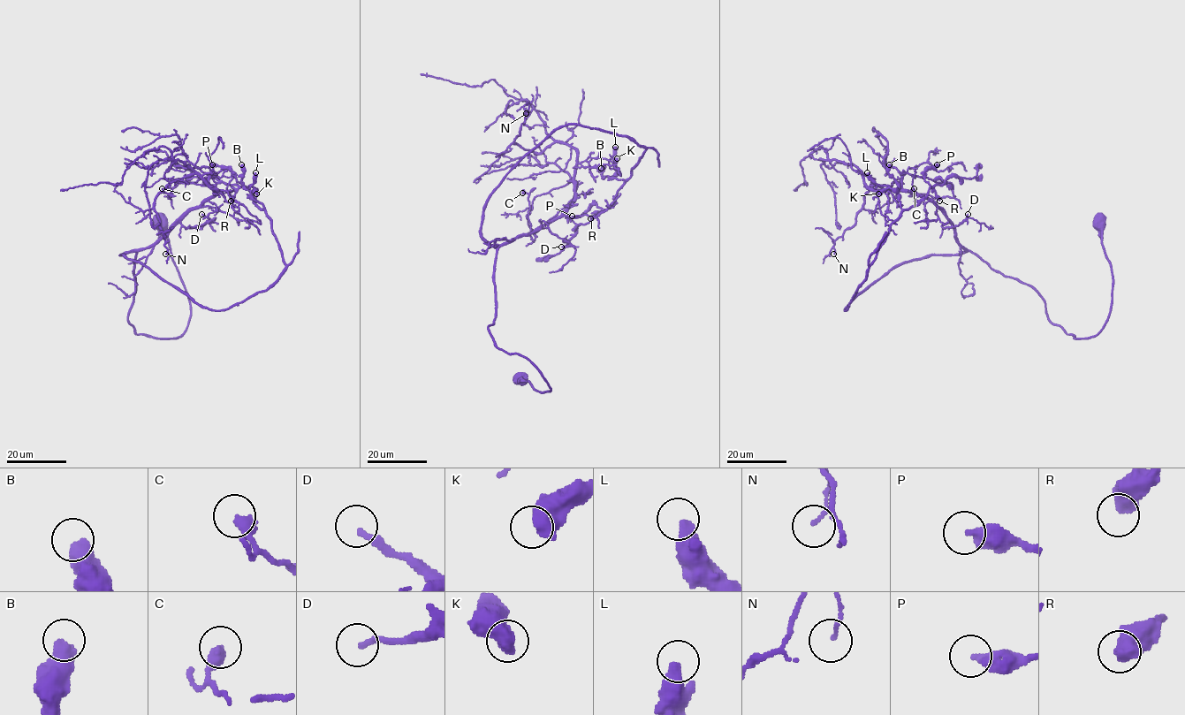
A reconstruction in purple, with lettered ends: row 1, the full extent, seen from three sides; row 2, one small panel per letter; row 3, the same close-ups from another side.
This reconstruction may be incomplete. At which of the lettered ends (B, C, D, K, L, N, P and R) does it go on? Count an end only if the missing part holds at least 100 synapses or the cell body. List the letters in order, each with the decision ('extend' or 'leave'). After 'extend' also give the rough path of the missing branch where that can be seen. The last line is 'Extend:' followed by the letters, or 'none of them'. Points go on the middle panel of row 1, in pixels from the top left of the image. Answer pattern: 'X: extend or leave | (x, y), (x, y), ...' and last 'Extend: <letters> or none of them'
B: leave
C: leave
D: leave
K: leave
L: leave
N: leave
P: leave
R: leave
Extend: none of them

